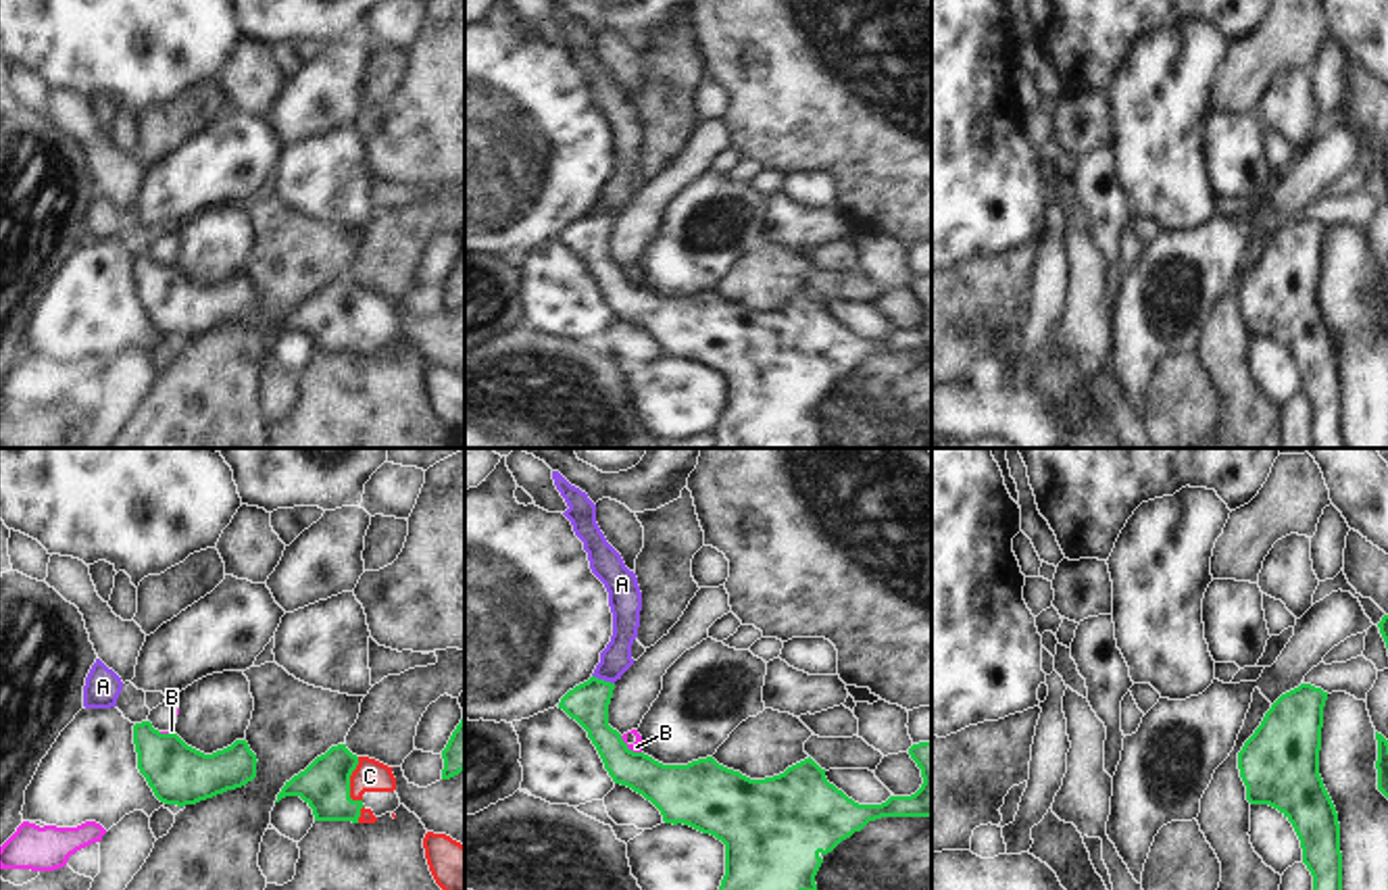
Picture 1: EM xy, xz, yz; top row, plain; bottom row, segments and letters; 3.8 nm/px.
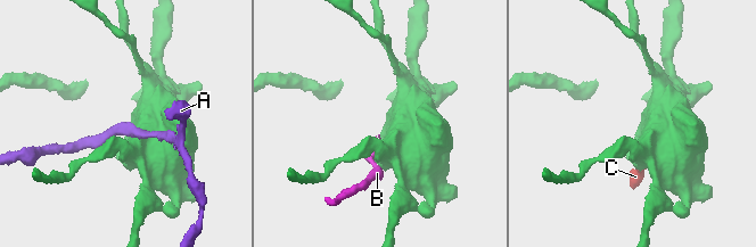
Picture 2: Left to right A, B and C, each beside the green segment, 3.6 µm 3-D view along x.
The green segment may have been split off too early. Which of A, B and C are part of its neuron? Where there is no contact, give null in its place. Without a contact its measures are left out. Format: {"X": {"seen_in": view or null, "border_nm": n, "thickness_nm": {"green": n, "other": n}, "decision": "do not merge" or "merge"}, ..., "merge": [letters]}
{"A": {"seen_in": "xz", "border_nm": 100, "thickness_nm": {"green": 160, "other": 120}, "decision": "do not merge"}, "B": {"seen_in": "xz", "border_nm": 110, "thickness_nm": {"green": 200, "other": 50}, "decision": "do not merge"}, "C": {"seen_in": "xy", "border_nm": 180, "thickness_nm": {"green": 190, "other": 130}, "decision": "merge"}, "merge": ["C"]}

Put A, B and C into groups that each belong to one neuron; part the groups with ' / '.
A / B / C

